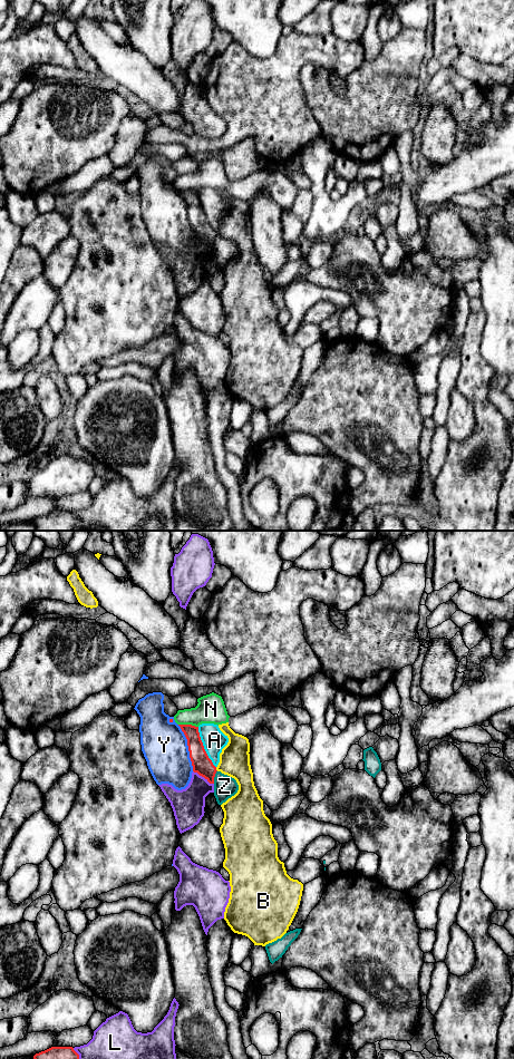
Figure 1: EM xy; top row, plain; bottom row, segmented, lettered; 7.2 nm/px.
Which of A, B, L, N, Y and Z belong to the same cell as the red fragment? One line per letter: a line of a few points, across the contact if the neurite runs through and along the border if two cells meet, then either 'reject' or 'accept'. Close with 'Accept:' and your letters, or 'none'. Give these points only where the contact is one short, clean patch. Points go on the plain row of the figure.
A: reject
B: reject
L: reject
N: reject
Y: reject
Z: line xy (216, 235), (213, 248); reject
Accept: none

